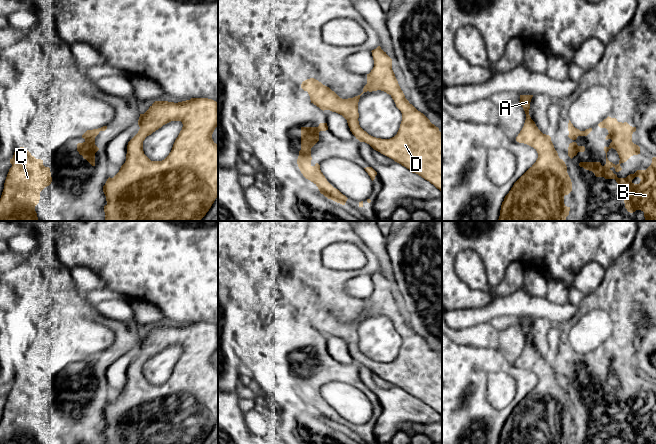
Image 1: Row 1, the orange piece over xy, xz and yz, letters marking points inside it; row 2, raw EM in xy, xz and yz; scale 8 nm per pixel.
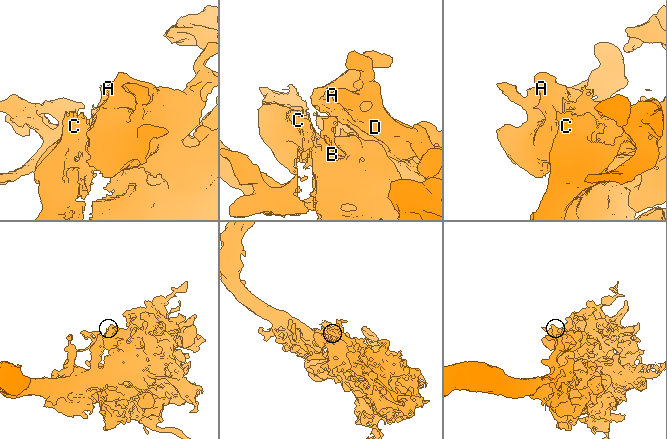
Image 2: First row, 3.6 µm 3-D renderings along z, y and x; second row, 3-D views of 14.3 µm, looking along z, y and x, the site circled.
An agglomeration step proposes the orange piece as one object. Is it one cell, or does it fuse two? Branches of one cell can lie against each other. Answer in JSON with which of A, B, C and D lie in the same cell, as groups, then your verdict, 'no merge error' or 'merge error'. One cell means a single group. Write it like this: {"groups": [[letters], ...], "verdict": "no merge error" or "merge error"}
{"groups": [["A", "B", "C", "D"]], "verdict": "no merge error"}

